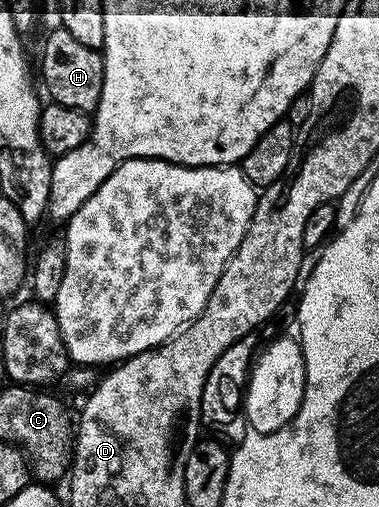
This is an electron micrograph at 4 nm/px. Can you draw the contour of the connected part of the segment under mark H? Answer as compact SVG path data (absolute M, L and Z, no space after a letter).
M64 27L48 32L44 40L44 53L40 56L40 72L44 75L44 88L49 92L51 103L61 104L70 110L78 110L89 114L95 113L102 98L102 82L104 81L104 58L97 49L82 46L74 34Z

